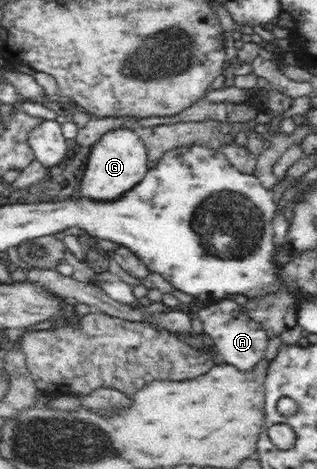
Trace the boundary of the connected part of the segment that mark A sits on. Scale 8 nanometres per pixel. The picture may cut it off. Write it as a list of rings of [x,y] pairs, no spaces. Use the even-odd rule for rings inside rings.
[[[225,298],[218,300],[217,303],[214,302],[209,307],[203,307],[199,309],[197,317],[202,322],[204,332],[213,339],[214,350],[224,363],[243,372],[248,372],[265,358],[265,350],[269,343],[266,331],[260,323],[253,321],[244,313],[235,299]]]

